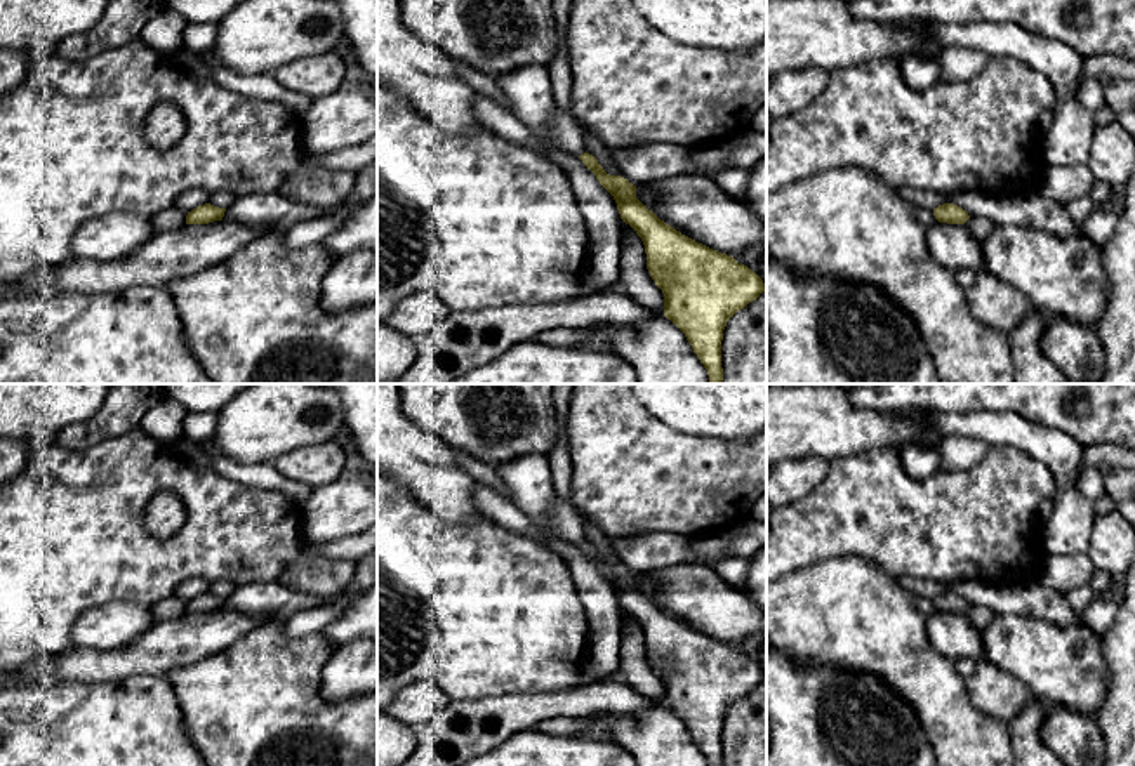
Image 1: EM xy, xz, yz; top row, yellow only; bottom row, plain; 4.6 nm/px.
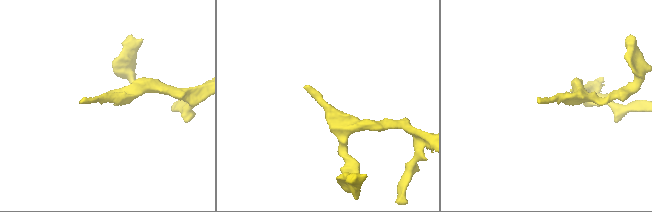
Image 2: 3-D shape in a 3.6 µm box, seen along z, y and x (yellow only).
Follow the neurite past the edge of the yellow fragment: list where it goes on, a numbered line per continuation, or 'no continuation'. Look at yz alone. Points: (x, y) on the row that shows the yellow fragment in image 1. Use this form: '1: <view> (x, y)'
no continuation

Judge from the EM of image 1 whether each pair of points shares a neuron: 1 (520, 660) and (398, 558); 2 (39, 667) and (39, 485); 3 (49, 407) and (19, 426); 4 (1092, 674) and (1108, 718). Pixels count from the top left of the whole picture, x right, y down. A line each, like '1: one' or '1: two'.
1: one
2: two
3: one
4: two

